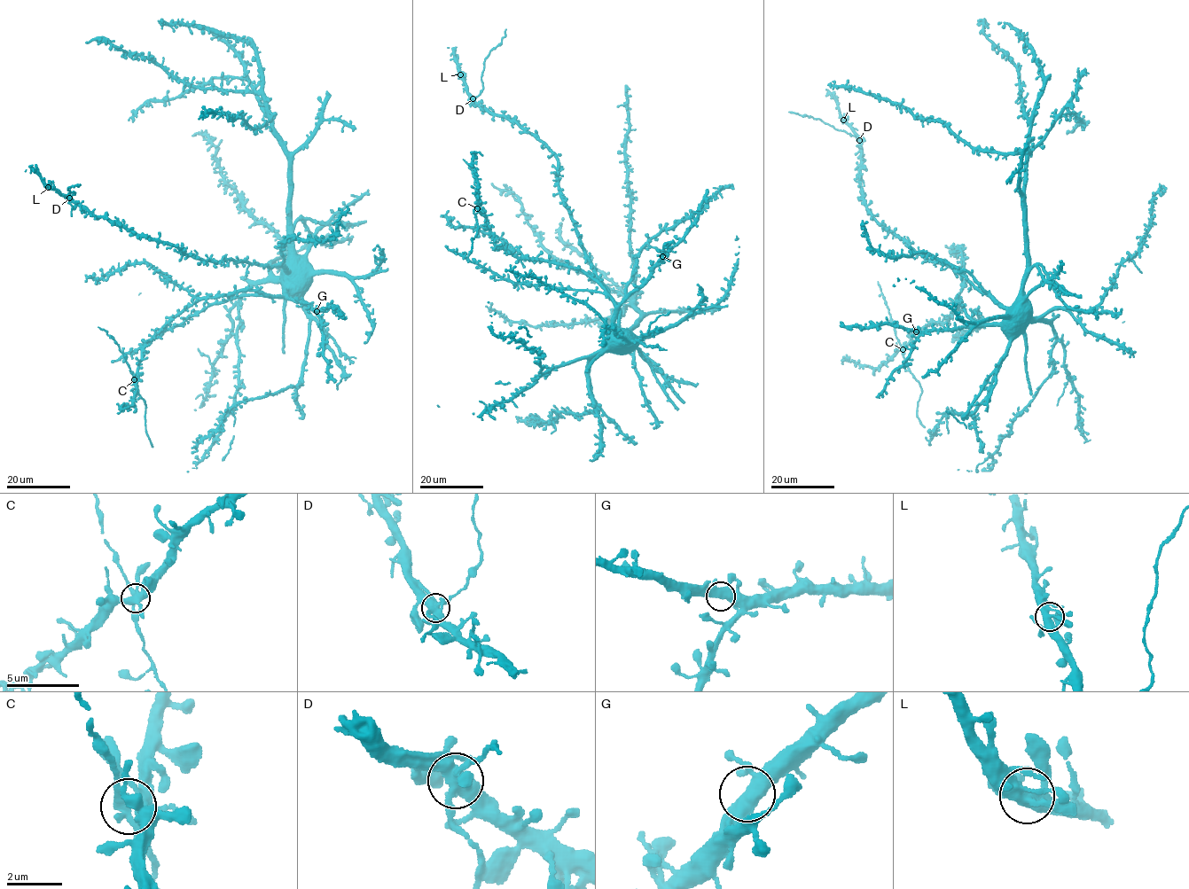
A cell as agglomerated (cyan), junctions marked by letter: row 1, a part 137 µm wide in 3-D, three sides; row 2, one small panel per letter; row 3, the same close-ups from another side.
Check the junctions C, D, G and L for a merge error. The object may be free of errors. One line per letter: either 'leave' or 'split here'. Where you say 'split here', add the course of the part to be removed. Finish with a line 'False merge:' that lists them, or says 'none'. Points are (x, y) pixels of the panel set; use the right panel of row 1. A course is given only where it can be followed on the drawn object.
C: leave
D: leave
G: leave
L: leave
False merge: none

